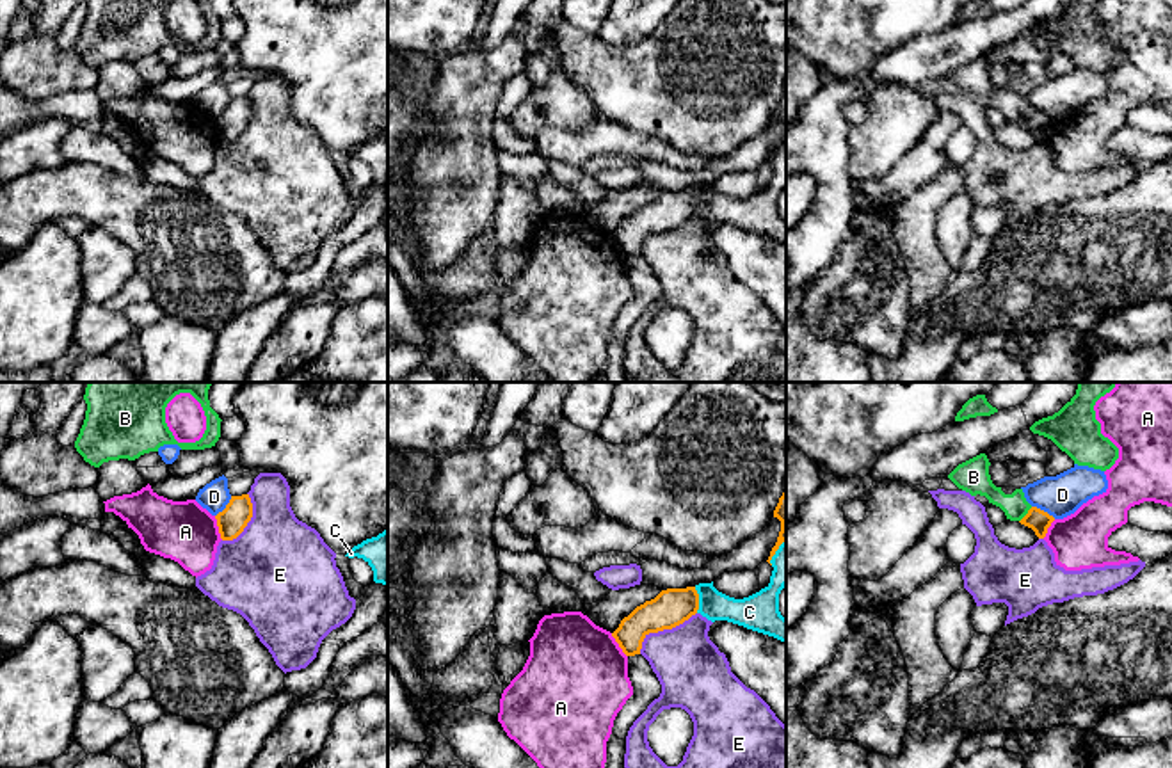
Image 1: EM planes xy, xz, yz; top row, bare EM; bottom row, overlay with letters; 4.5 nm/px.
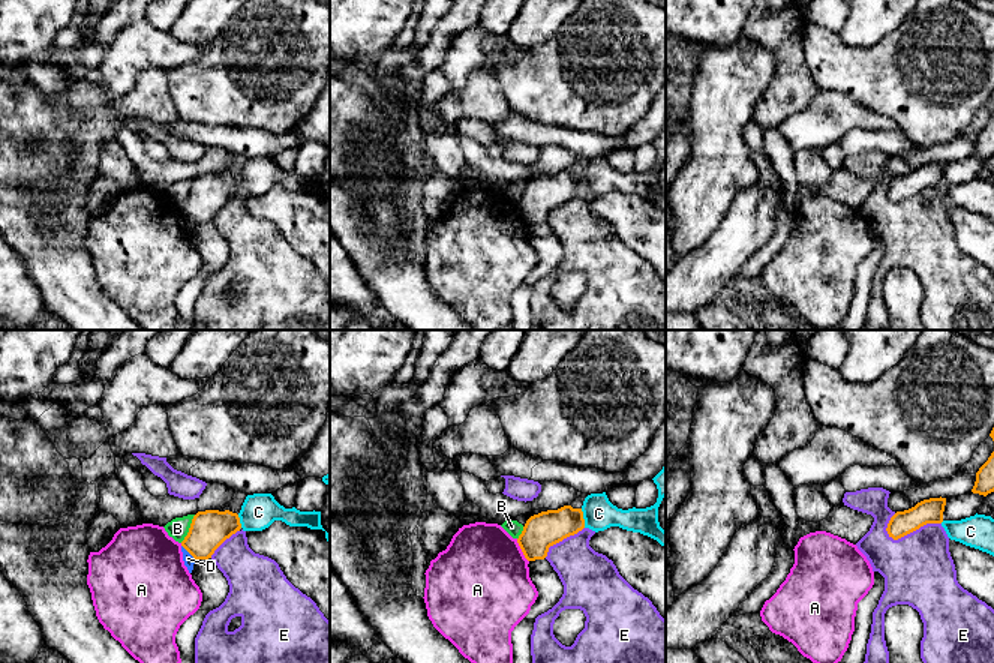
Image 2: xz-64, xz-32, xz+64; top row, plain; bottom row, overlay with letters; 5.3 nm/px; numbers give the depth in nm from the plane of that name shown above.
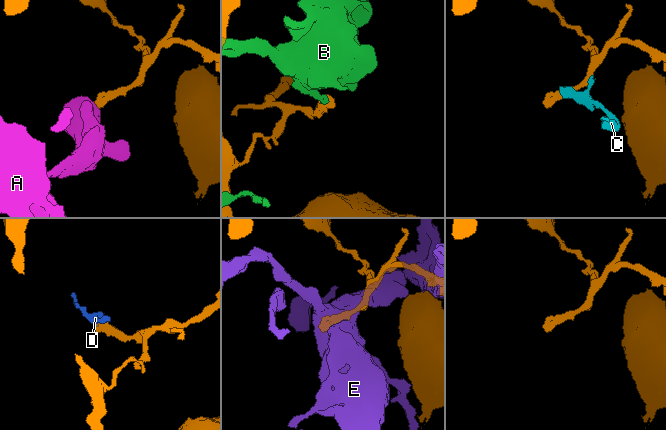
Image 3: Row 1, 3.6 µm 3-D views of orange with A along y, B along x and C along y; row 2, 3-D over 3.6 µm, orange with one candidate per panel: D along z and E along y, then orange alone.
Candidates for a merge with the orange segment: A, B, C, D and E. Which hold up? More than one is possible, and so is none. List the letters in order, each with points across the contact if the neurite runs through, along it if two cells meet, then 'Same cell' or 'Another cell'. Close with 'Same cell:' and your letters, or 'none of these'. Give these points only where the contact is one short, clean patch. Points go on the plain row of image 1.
A: Another cell
B: Another cell
C: Another cell
D: Boundary: yz (1032, 107), (1055, 120). Another cell
E: Another cell
Same cell: none of these

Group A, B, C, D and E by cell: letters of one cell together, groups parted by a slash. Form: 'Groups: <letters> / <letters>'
Groups: A / B / C D / E

